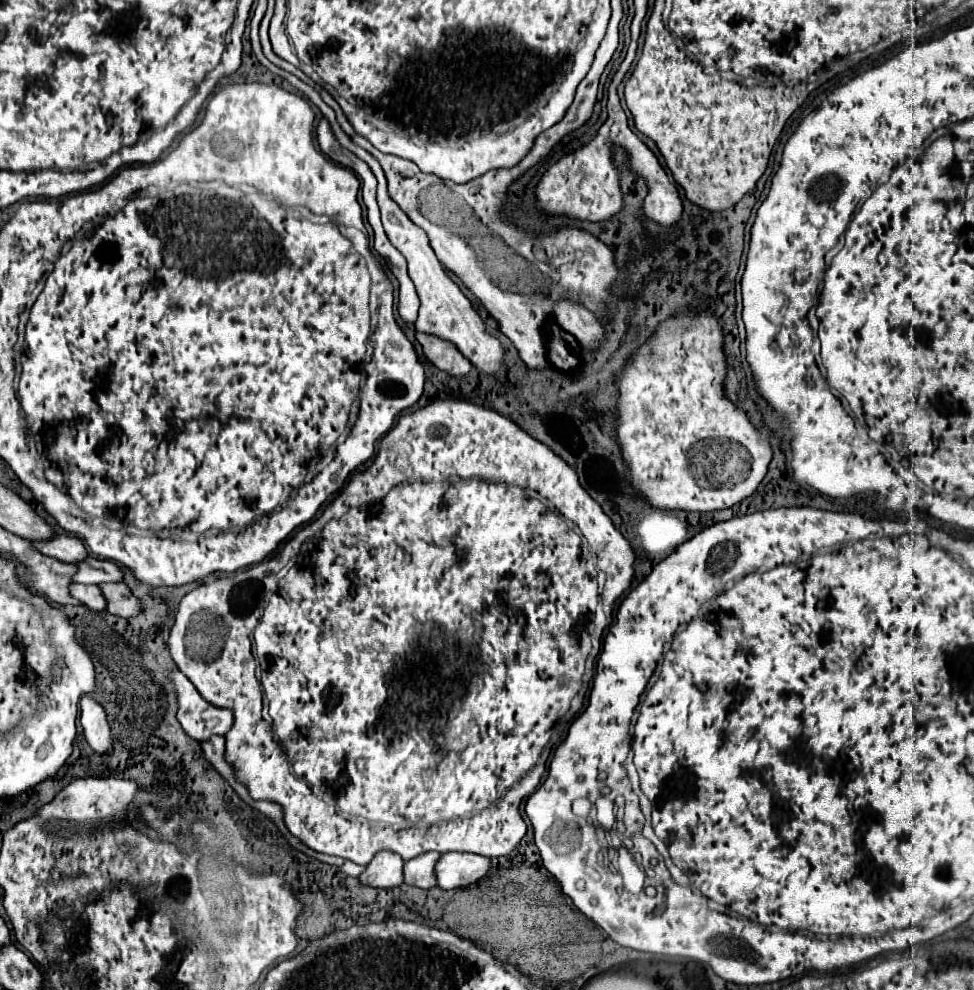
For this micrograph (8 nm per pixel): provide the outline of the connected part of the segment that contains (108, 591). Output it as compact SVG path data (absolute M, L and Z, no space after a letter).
M115 582L115 584L99 584L101 594L107 602L107 612L121 616L121 618L131 618L137 616L141 612L141 604L139 600L135 600L135 596L131 596L127 584L123 582Z

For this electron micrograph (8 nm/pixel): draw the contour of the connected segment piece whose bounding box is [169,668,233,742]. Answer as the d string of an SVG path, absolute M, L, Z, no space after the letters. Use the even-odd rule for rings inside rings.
M171 670L169 674L171 684L177 692L177 720L181 722L183 730L193 738L193 740L207 740L213 734L225 734L231 728L231 710L225 708L215 708L209 702L205 702L195 686L189 682L189 678L179 670Z

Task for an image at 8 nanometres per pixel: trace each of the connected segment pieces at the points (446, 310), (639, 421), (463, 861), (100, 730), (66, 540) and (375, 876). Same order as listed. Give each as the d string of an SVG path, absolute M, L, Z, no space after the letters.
M277 68L277 72L279 72L287 82L291 82L297 90L301 90L301 92L323 112L323 116L331 122L331 126L337 128L337 134L335 134L335 136L337 136L339 144L343 144L343 148L351 150L351 152L357 154L361 160L365 160L365 162L369 164L369 168L373 170L373 174L375 174L375 178L377 178L377 182L379 182L379 186L377 186L377 202L379 202L379 208L381 208L381 220L383 220L385 232L387 232L391 244L405 256L405 260L407 260L407 264L409 264L409 276L411 276L411 280L413 280L413 284L415 284L415 288L417 288L417 294L419 294L419 298L421 298L419 318L417 318L417 322L415 322L417 332L431 334L431 336L443 338L445 342L451 342L459 352L463 352L463 354L469 358L469 362L471 362L479 372L483 372L483 374L487 374L487 376L499 374L501 368L503 368L503 364L505 364L505 356L507 356L503 344L501 344L495 336L487 334L487 328L485 328L483 318L473 310L471 302L465 298L465 294L459 290L459 286L447 276L447 272L443 270L441 262L437 260L433 248L429 246L427 234L425 234L419 226L415 226L415 224L403 214L403 210L399 208L399 204L387 194L387 178L385 178L383 168L379 166L377 158L373 158L367 150L363 150L363 148L359 148L357 144L351 142L351 138L349 138L349 136L343 132L343 128L337 124L335 112L321 100L319 92L317 92L315 88L307 86L307 84L301 82L297 76L293 76L293 74L285 72L285 70L279 70L279 68Z
M685 314L685 316L679 316L679 318L673 318L669 322L665 322L657 334L651 338L649 344L645 344L637 354L635 354L635 362L631 362L623 374L619 376L619 392L621 392L621 398L619 398L619 420L617 420L617 440L623 448L623 458L629 466L629 482L649 500L649 504L657 506L657 508L665 508L665 510L697 510L697 512L709 512L709 510L723 510L723 508L731 508L733 504L741 502L743 498L751 496L759 482L763 480L765 472L767 472L767 466L771 462L771 446L765 444L765 440L761 438L761 434L753 428L753 424L749 422L747 414L737 410L733 402L729 402L725 396L723 396L723 376L727 372L727 366L725 366L725 356L723 356L723 348L721 348L721 328L719 328L719 322L713 318L713 316L707 316L707 314Z
M441 854L435 864L437 886L443 890L463 888L481 880L489 870L489 858L479 854Z
M89 694L81 698L81 726L83 726L87 742L91 744L91 748L95 752L105 754L113 748L111 730L109 730L109 724L107 724L107 718L105 718L105 710Z
M55 536L39 544L31 544L35 550L39 550L43 556L51 556L59 562L77 562L87 556L87 550L83 542L75 536Z
M377 852L359 876L365 886L395 888L403 884L403 860L395 852Z

